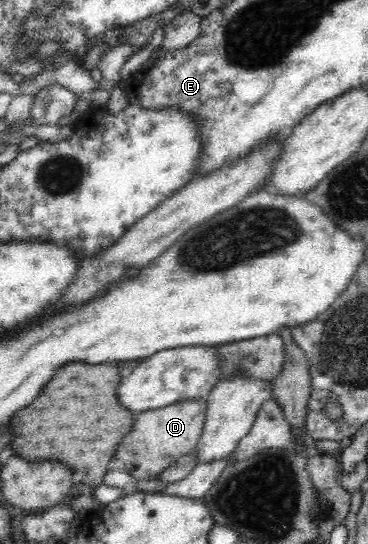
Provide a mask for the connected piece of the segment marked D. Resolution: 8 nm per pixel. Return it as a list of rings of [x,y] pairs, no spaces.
[[[204,399],[183,400],[181,403],[145,411],[137,417],[133,429],[118,445],[114,459],[119,460],[133,476],[133,480],[156,479],[167,468],[182,456],[196,448],[204,429],[207,414],[207,403]]]

